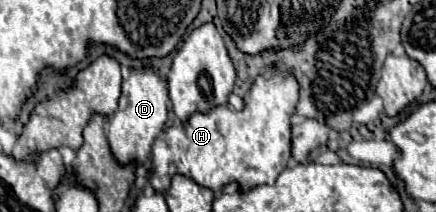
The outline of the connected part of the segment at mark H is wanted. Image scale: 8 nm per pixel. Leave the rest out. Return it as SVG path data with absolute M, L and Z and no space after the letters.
M275 63L267 65L249 89L249 97L243 99L245 107L241 111L231 109L229 105L213 107L207 113L195 113L185 123L167 127L153 143L151 149L151 185L155 191L165 193L169 187L169 179L175 173L187 175L195 179L199 185L209 187L213 191L221 191L231 181L237 181L243 189L251 189L257 185L275 183L279 173L287 167L291 159L291 115L295 113L295 105L299 101L299 83L291 71L281 71Z

